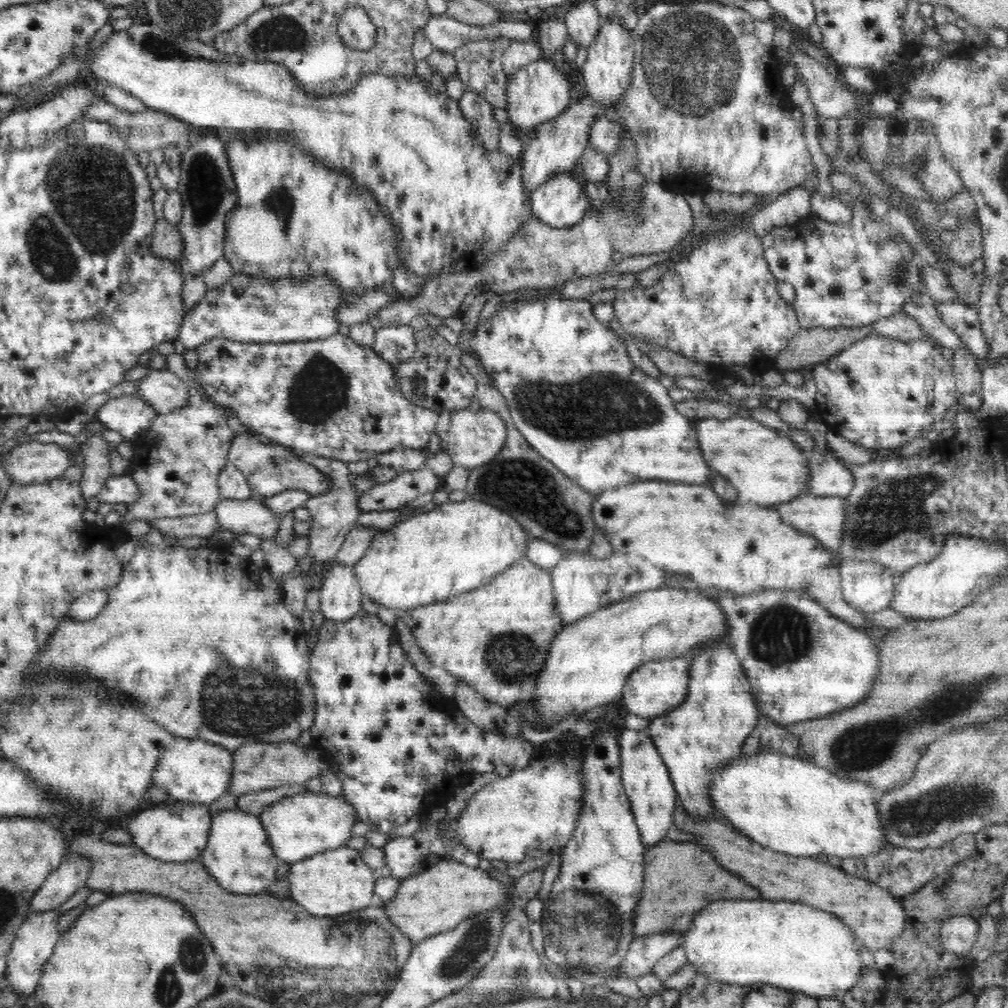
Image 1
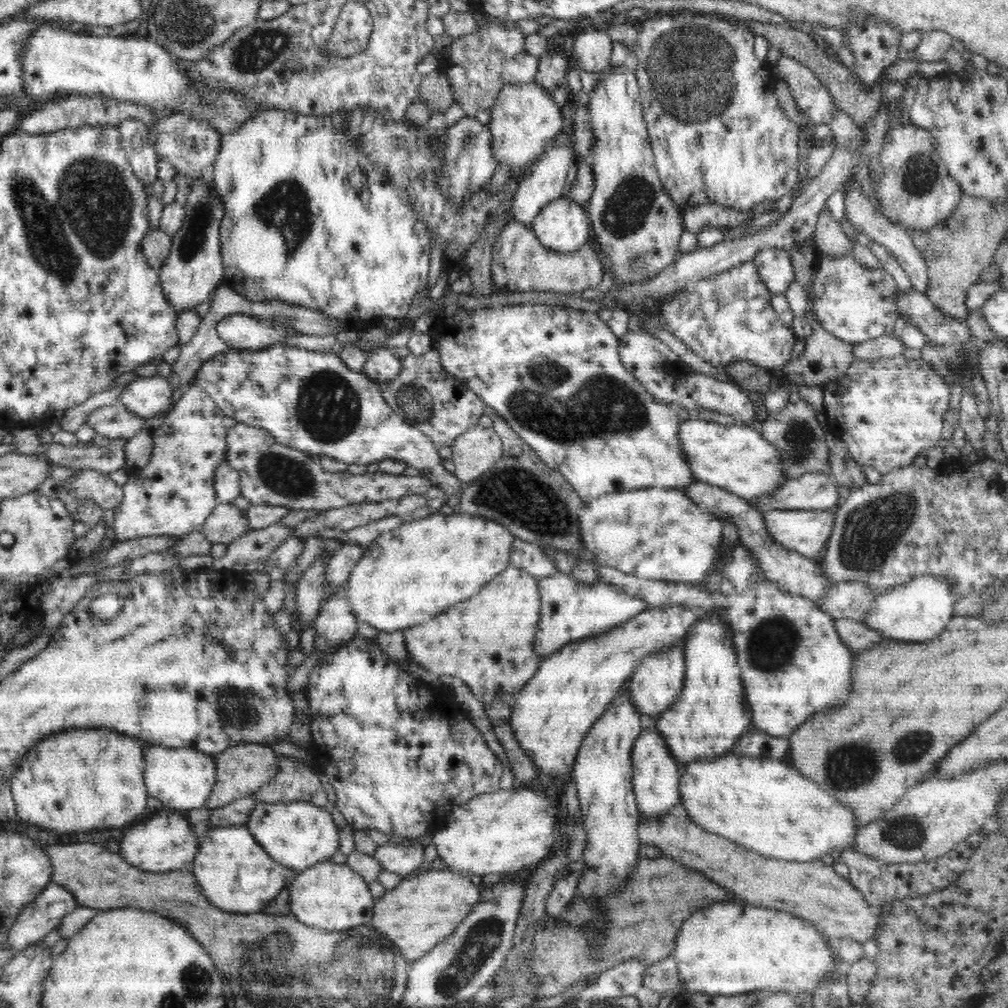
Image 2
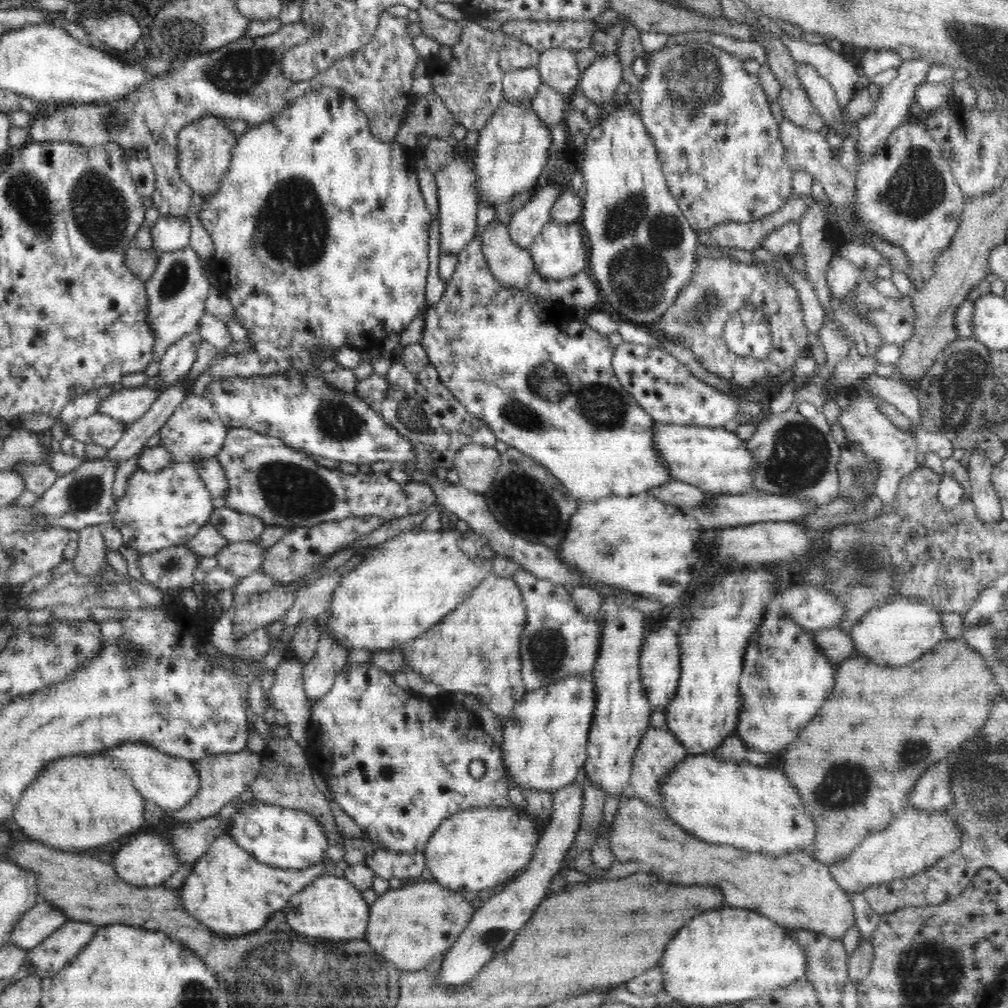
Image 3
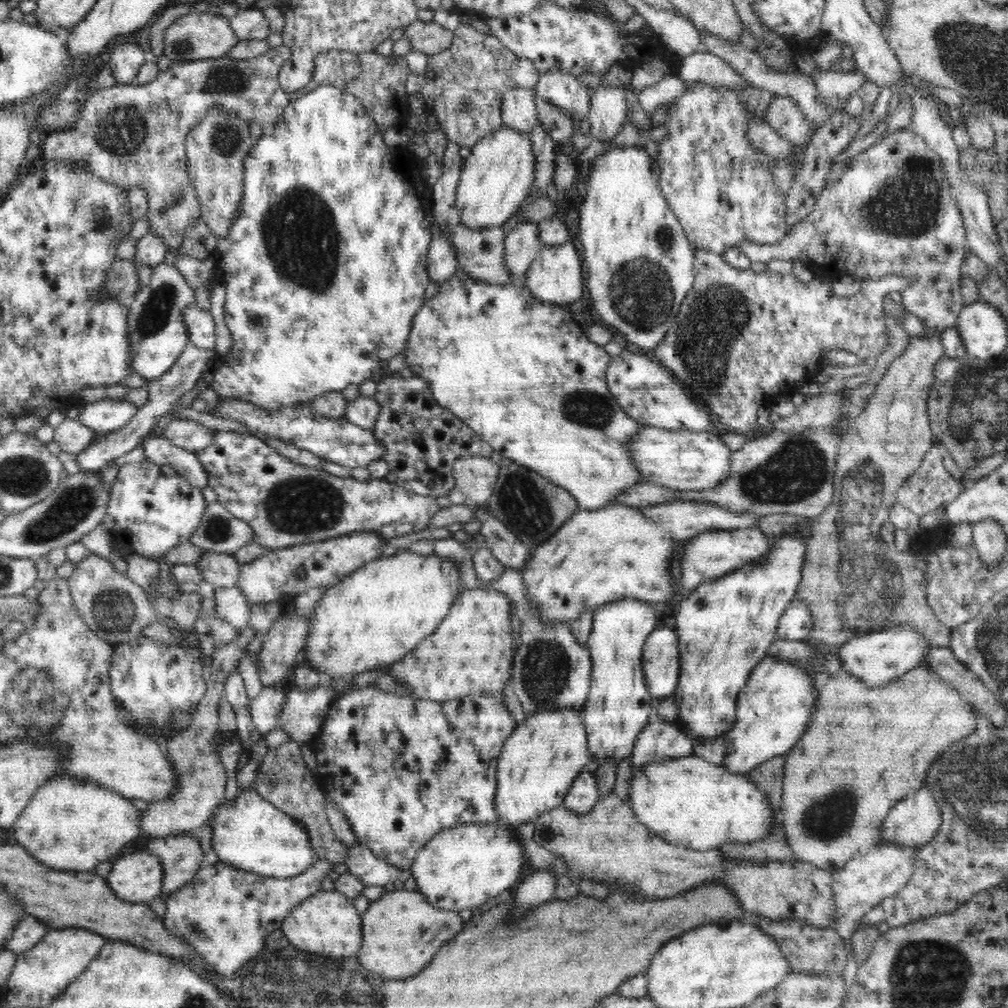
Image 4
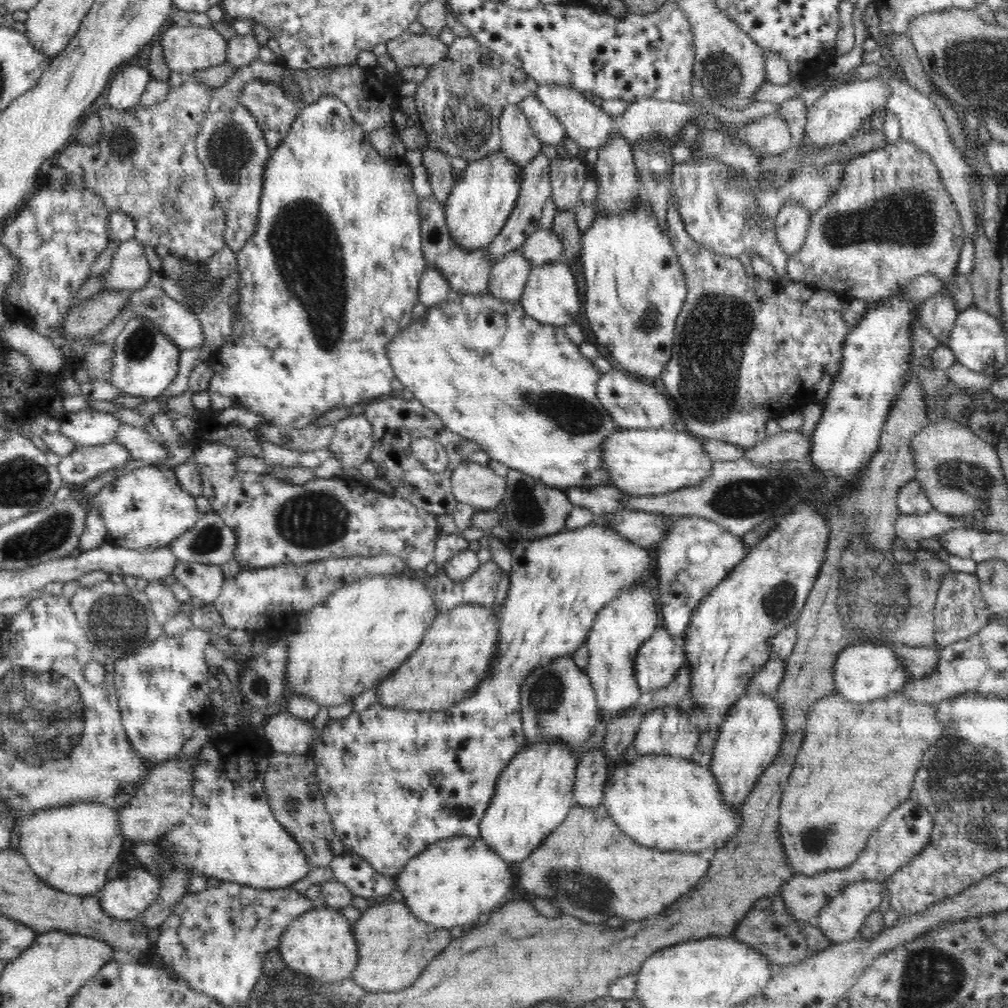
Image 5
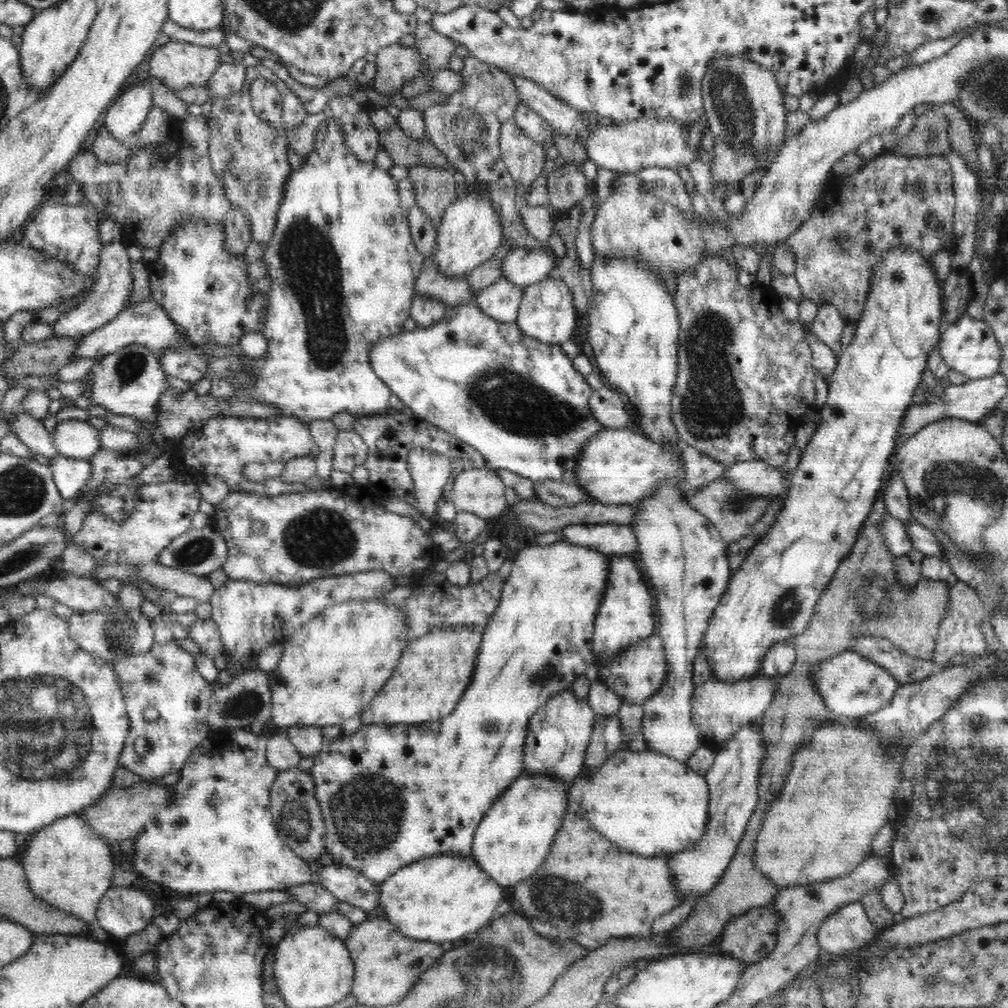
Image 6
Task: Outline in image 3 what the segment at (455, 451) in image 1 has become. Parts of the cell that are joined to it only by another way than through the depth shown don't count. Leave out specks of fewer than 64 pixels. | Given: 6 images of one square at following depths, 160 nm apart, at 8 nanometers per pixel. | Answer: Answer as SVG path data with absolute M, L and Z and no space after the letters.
M470 443L463 446L453 460L459 484L469 492L483 495L494 482L501 465L501 454L492 445Z

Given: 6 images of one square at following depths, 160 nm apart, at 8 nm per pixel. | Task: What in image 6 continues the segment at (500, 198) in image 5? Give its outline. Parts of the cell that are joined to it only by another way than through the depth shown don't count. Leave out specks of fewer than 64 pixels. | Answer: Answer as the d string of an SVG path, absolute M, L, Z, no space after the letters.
M474 184L467 187L468 194L457 198L446 207L442 220L436 228L434 263L447 278L468 278L470 271L486 262L503 241L502 219L486 193L478 193Z

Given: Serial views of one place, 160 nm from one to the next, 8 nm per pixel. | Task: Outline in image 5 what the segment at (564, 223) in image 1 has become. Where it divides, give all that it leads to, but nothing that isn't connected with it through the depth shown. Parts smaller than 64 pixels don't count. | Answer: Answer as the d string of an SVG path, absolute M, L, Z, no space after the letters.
M562 261L534 265L529 272L529 278L524 292L520 298L522 308L526 315L538 320L544 325L565 327L574 323L578 312L580 312L580 298L578 297L578 286L572 269Z

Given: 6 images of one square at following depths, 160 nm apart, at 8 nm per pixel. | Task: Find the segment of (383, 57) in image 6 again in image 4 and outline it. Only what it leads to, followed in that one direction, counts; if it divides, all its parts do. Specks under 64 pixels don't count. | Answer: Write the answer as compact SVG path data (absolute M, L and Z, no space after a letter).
M418 20L406 28L404 38L410 41L412 50L422 51L430 57L453 44L454 32L434 21Z

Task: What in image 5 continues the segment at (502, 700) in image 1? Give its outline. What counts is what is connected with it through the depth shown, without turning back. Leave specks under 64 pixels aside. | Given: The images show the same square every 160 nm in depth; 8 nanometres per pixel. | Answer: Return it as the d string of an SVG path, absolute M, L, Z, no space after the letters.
M468 603L439 613L420 646L376 686L378 703L393 709L439 711L468 698L488 672L498 648L499 616L495 609Z

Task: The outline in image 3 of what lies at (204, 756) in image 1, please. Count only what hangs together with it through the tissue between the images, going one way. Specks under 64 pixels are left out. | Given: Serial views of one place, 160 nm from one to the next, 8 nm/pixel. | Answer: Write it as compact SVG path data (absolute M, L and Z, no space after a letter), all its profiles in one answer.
M123 742L103 751L122 769L130 773L132 785L144 797L152 812L170 812L184 808L200 790L200 775L194 762L184 758L174 758L150 745L138 742Z

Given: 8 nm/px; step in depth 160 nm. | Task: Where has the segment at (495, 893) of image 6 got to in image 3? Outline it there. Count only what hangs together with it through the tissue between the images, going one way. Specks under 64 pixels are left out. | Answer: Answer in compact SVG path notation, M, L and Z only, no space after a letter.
M513 804L502 808L478 807L458 811L442 821L429 838L423 850L426 868L430 870L434 881L452 892L465 888L478 892L496 885L504 886L530 864L542 829L527 811L516 809Z

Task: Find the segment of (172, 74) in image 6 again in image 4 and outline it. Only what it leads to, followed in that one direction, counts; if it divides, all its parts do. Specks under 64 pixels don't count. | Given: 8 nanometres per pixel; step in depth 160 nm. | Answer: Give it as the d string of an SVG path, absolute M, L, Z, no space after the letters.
M210 12L204 14L186 14L172 22L164 32L164 54L172 63L190 62L190 60L206 60L220 58L239 42L235 37L230 20L226 16L215 16Z

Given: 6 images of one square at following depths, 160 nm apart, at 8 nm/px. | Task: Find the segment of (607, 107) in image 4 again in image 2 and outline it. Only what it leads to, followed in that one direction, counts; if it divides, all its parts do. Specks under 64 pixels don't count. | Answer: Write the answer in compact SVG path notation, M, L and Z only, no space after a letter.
M588 26L586 30L572 30L573 57L578 67L588 72L601 73L610 66L613 42L605 26L598 29Z

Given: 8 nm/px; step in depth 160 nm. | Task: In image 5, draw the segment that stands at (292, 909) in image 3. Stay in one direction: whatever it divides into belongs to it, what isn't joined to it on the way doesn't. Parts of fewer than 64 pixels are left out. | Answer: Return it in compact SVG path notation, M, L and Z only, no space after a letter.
M328 905L314 907L294 918L282 933L278 948L289 970L321 984L338 984L352 977L359 959L353 924L346 917L342 917L339 909Z

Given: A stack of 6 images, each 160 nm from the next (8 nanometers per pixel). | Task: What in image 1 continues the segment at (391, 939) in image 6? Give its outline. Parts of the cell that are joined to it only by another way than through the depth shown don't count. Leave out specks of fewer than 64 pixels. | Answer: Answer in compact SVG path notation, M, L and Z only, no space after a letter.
M444 858L414 876L401 879L396 896L386 904L390 921L410 937L412 944L452 930L475 913L500 908L510 898L510 889L479 867Z

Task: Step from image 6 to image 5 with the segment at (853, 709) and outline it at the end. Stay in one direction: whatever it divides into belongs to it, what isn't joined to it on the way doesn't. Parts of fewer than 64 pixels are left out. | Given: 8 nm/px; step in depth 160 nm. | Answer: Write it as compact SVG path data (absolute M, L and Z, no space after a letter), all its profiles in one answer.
M858 643L843 647L834 658L835 690L852 703L872 702L885 699L893 692L900 691L912 677L900 663L892 645Z

